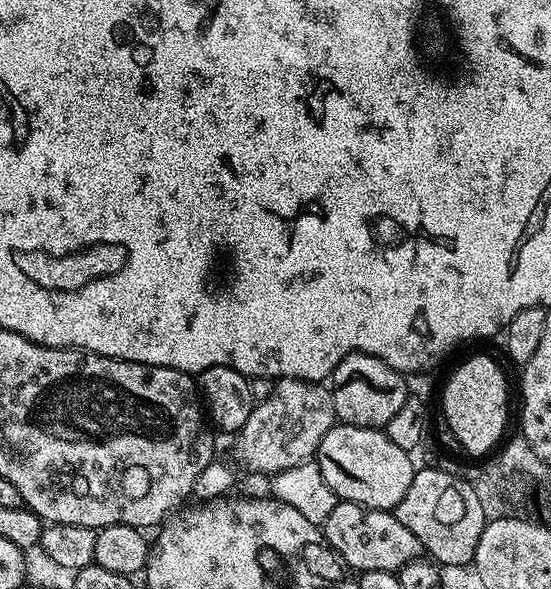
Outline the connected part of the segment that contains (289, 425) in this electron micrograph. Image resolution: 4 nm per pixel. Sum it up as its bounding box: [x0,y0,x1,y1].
[235,378,337,474]

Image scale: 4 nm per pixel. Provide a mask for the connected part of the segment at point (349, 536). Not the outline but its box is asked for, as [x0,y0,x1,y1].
[322,500,422,573]

